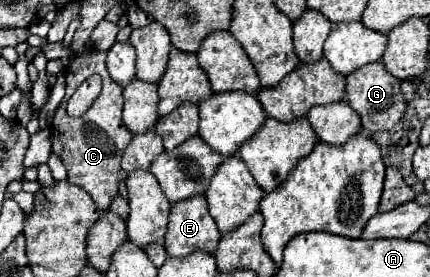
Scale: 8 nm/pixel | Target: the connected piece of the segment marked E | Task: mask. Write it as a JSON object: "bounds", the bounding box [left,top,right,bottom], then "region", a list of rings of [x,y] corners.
{"bounds":[163,195,221,257],"region":[[[203,195],[173,203],[167,235],[163,237],[163,245],[171,257],[187,257],[195,249],[215,253],[219,237],[221,233],[207,211]]]}

